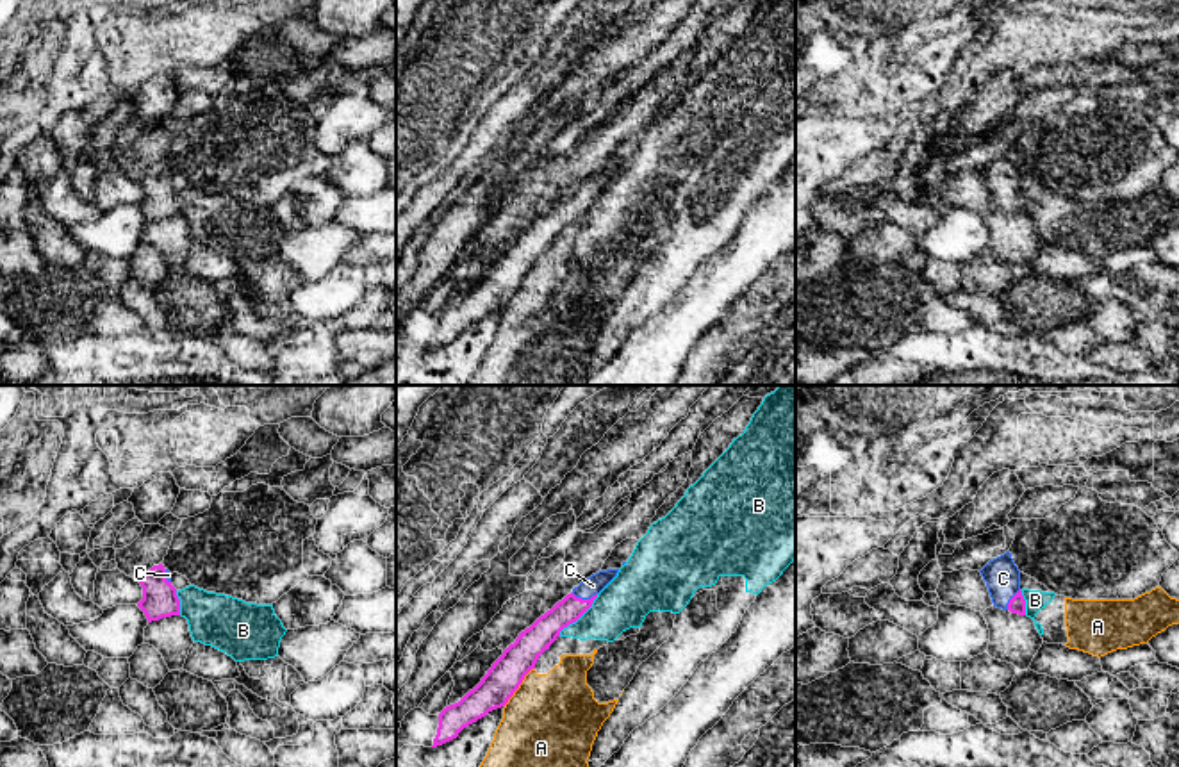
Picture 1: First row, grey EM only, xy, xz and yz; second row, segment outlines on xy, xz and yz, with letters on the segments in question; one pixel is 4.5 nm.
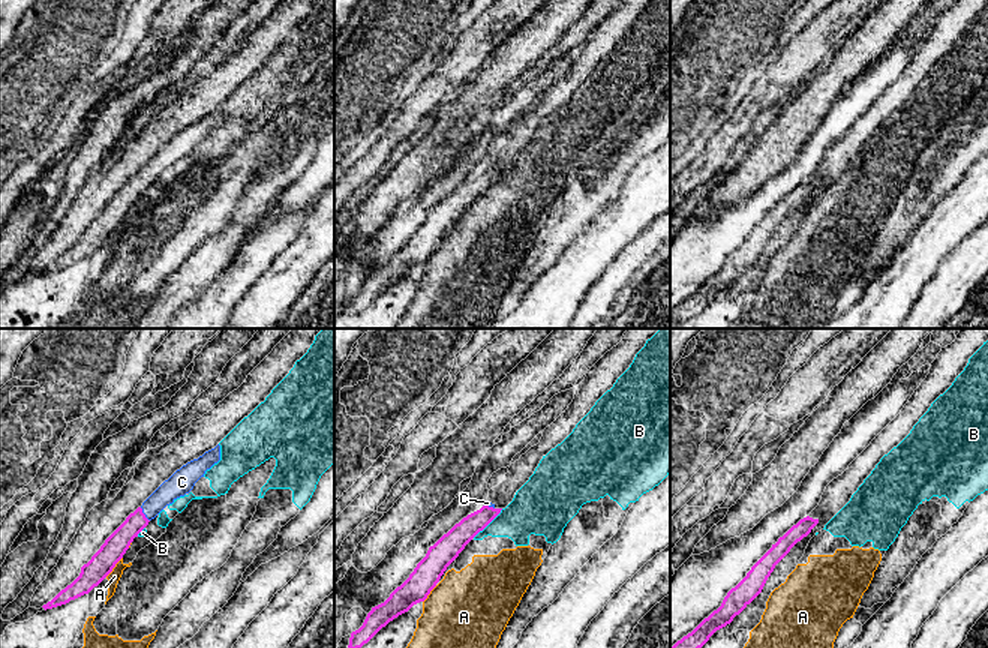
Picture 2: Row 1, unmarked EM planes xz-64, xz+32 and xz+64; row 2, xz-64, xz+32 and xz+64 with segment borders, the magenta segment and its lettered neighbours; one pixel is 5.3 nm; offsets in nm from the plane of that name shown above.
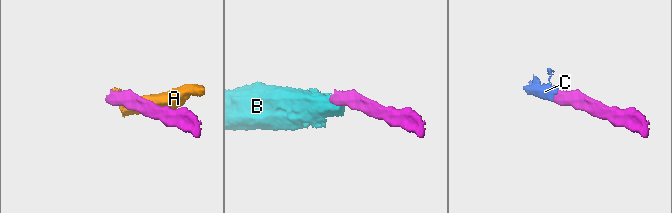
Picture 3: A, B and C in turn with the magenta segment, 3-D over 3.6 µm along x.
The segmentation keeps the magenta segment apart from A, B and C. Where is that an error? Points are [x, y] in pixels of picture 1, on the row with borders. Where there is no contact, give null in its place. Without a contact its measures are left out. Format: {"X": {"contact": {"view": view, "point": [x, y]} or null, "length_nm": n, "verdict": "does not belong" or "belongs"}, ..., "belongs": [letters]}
{"A": {"contact": {"view": "xz", "point": [518, 687]}, "length_nm": 220, "verdict": "does not belong"}, "B": {"contact": {"view": "xz", "point": [578, 618]}, "length_nm": 260, "verdict": "does not belong"}, "C": {"contact": {"view": "xz", "point": [584, 600]}, "length_nm": 120, "verdict": "belongs"}, "belongs": ["C"]}

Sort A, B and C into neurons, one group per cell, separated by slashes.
A B / C

